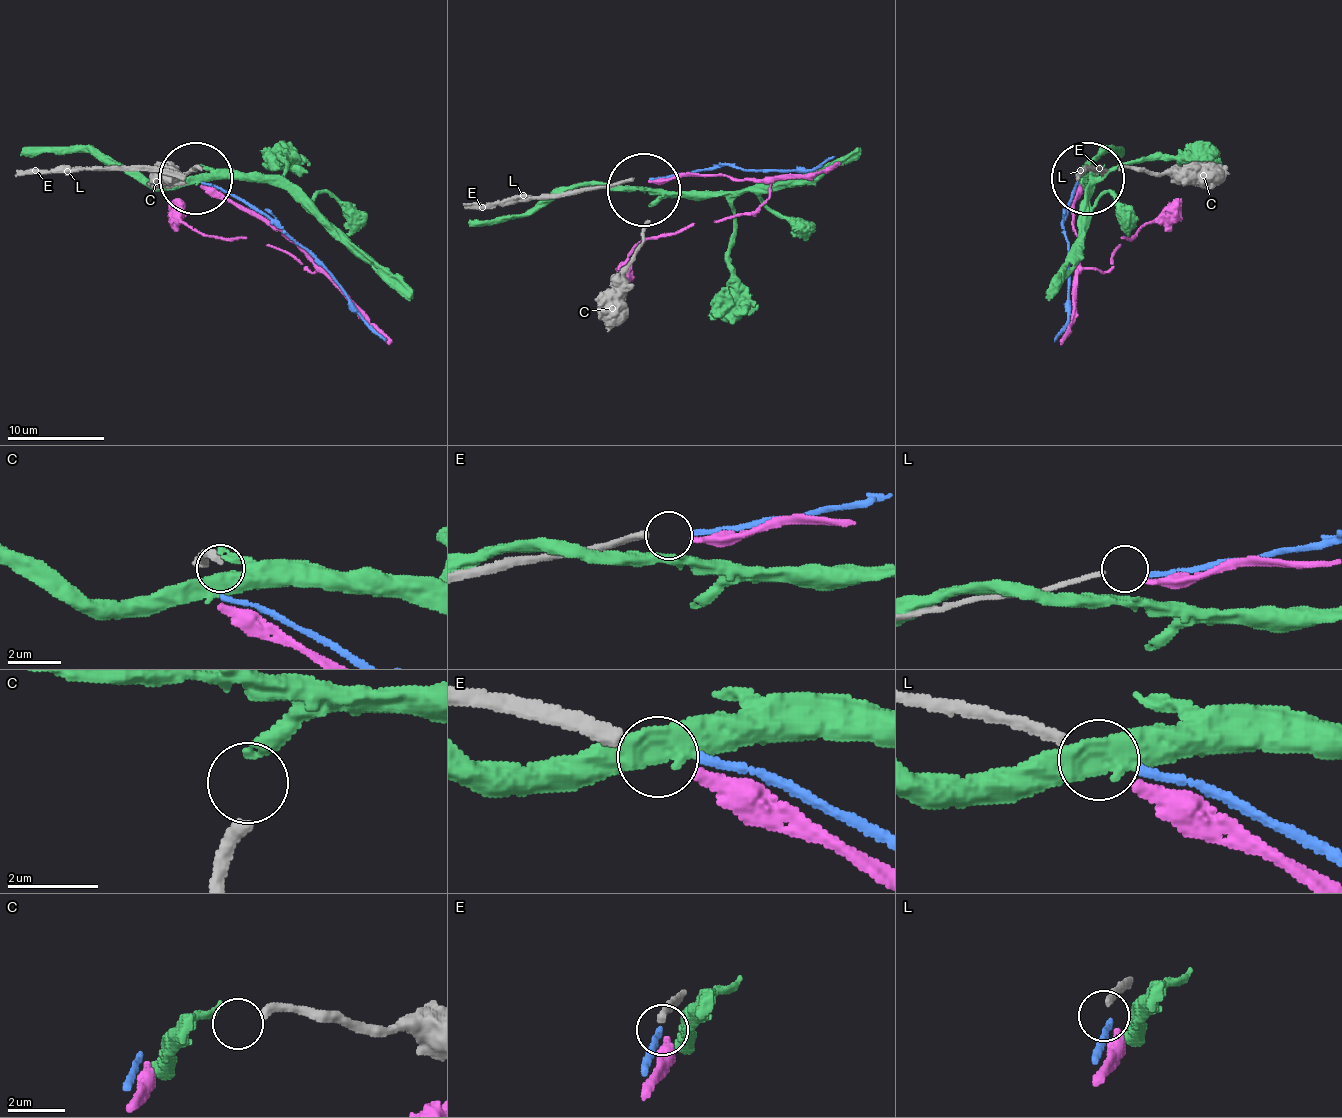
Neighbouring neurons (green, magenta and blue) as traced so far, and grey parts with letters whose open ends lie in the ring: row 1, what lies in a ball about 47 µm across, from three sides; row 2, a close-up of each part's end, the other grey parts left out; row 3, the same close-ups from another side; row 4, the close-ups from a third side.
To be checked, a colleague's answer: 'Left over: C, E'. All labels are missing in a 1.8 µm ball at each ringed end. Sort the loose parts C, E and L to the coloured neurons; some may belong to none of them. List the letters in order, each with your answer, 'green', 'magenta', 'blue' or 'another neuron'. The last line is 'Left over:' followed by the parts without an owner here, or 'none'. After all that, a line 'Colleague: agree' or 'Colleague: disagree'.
C: another neuron
E: magenta
L: blue
Left over: C
Colleague: disagree

